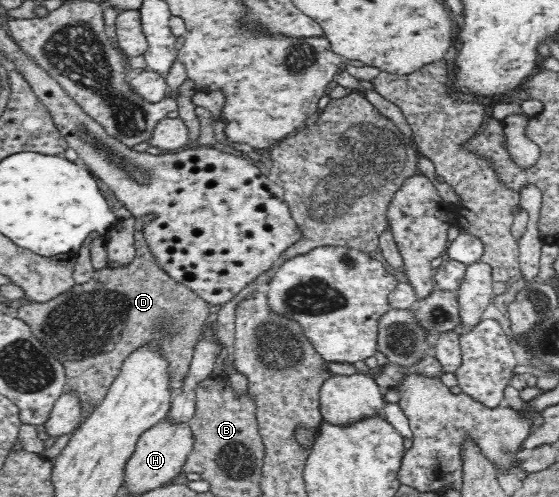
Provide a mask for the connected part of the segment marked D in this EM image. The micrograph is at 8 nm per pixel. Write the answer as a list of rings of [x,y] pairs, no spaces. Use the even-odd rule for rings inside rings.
[[[142,231],[134,234],[136,250],[133,262],[126,267],[109,267],[96,270],[83,284],[72,283],[69,290],[47,302],[25,303],[17,310],[17,318],[23,319],[43,347],[65,368],[66,388],[75,393],[83,408],[95,408],[102,404],[108,389],[121,373],[126,359],[138,349],[160,340],[162,356],[170,362],[168,379],[171,392],[179,394],[185,387],[185,378],[192,362],[194,346],[202,334],[202,327],[209,316],[209,305],[189,288],[175,282],[163,272],[149,252]]]

